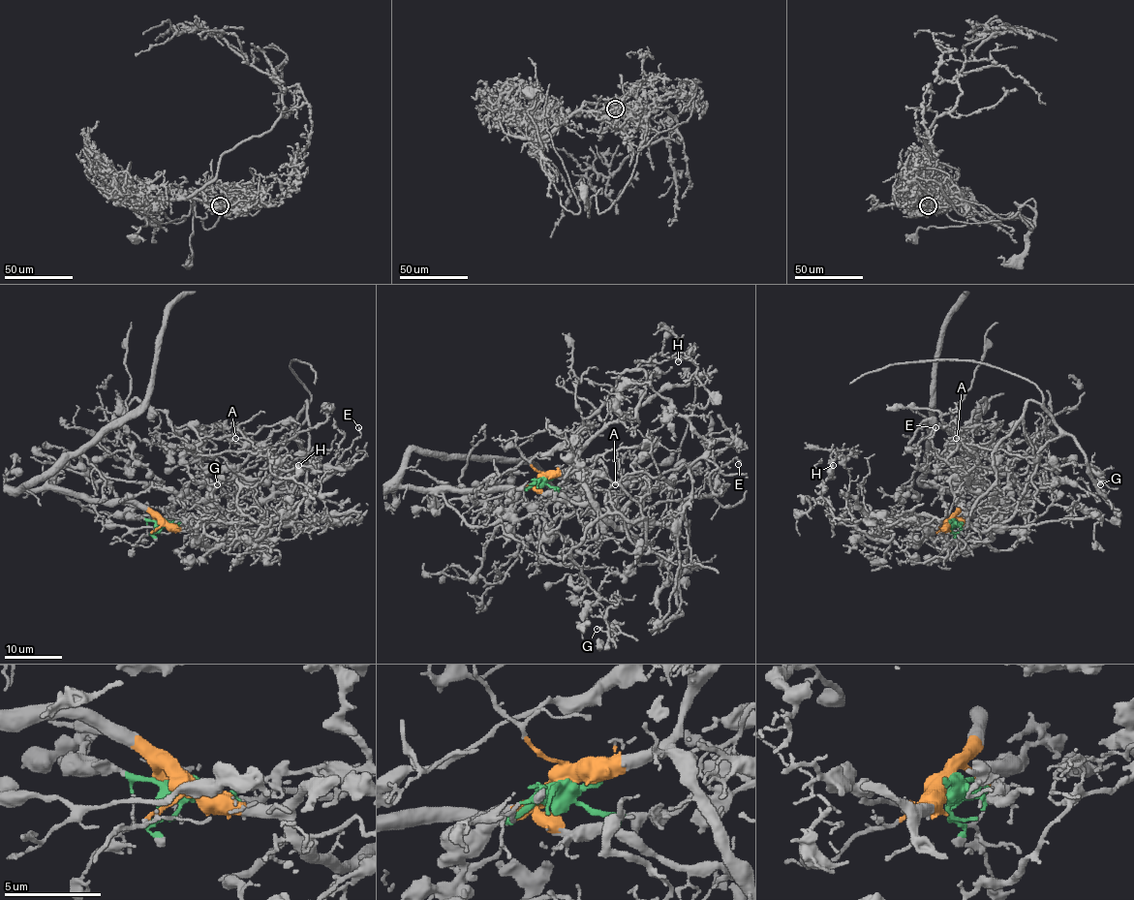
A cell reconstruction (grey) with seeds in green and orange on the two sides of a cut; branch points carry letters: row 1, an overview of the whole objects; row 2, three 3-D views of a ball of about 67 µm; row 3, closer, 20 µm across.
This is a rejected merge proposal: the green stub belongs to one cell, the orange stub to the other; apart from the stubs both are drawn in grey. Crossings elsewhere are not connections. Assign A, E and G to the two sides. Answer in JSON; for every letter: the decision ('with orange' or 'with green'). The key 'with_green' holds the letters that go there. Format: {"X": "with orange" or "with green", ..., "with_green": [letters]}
{"A": "with green", "E": "with orange", "G": "with green", "with_green": ["A", "G"]}

